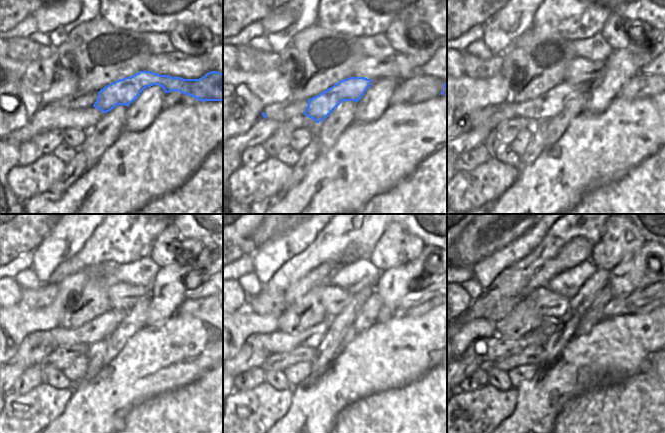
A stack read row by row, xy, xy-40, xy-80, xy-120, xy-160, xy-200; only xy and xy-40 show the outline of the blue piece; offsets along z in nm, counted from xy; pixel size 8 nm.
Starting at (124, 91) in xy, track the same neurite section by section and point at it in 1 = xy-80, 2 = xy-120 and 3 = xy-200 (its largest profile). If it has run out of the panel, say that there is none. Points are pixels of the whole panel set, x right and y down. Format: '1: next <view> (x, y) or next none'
1: next xy-80 (543, 108)
2: next xy-120 (100, 328)
3: next xy-200 (472, 351)

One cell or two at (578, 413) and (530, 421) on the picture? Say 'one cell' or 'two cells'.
one cell

